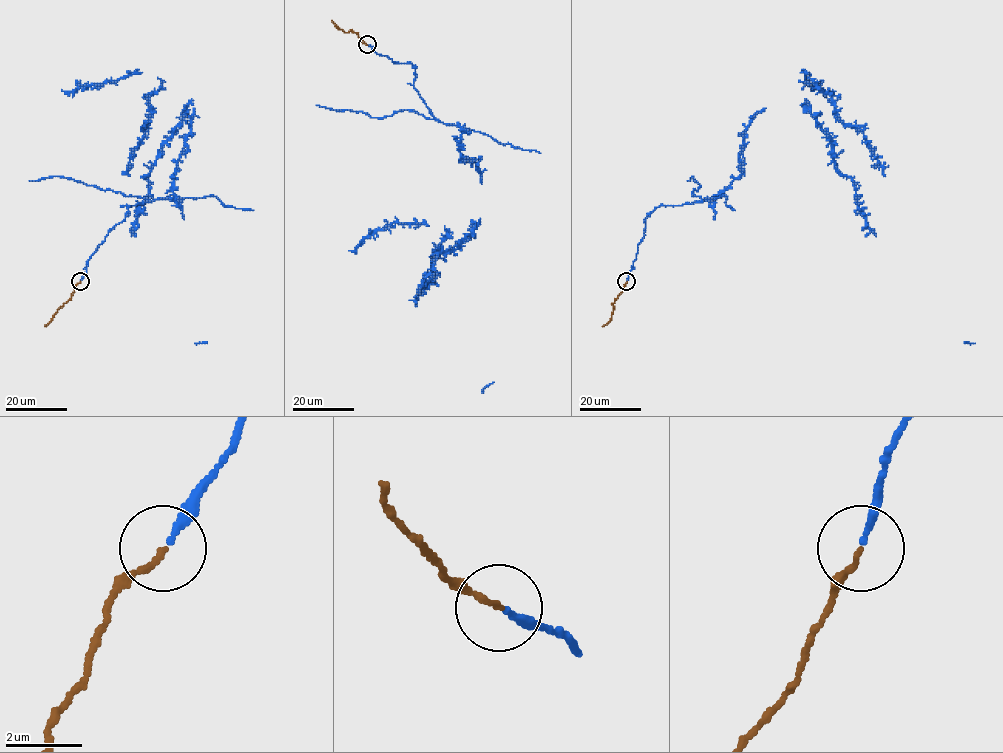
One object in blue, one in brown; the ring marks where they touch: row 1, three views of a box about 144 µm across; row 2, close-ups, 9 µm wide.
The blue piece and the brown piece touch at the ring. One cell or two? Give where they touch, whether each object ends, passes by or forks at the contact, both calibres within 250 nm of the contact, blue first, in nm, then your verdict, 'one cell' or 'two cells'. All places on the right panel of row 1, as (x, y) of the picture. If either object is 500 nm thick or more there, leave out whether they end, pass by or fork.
at (626, 281); blue ends there; brown ends there; 170 nm thick on the blue side, 140 nm on the other; one cell

